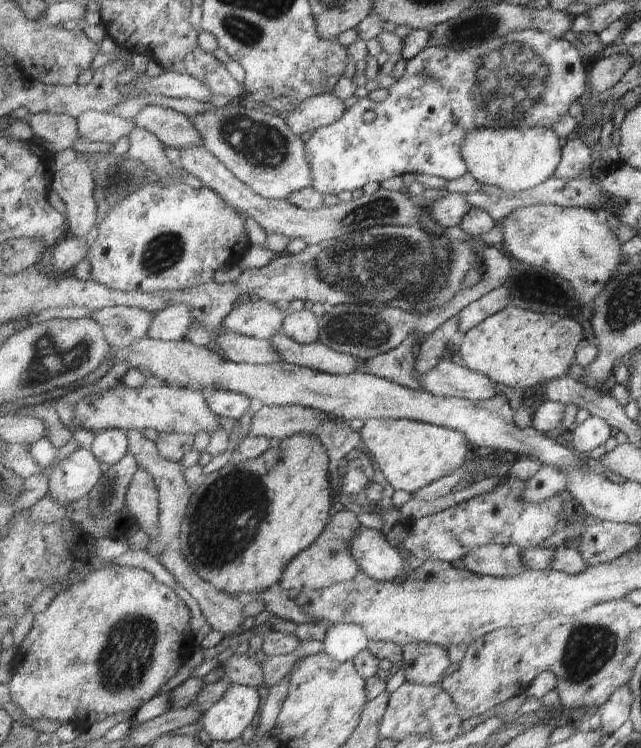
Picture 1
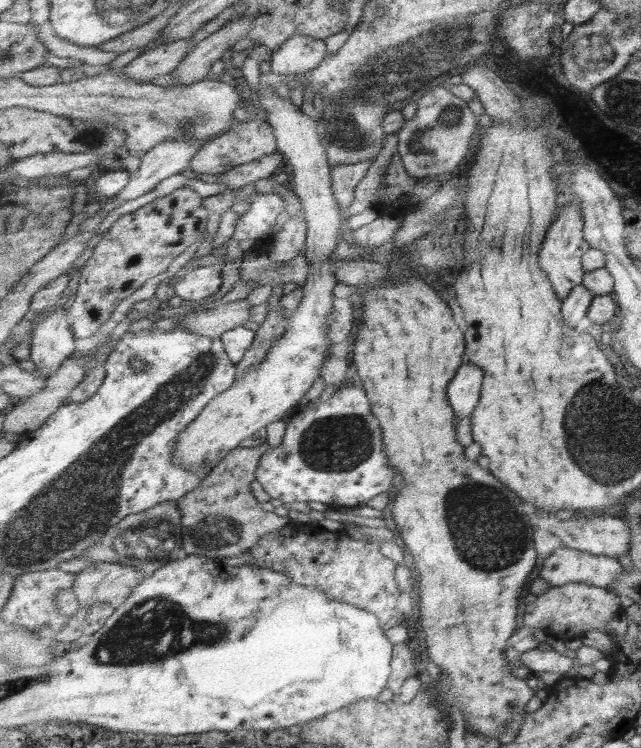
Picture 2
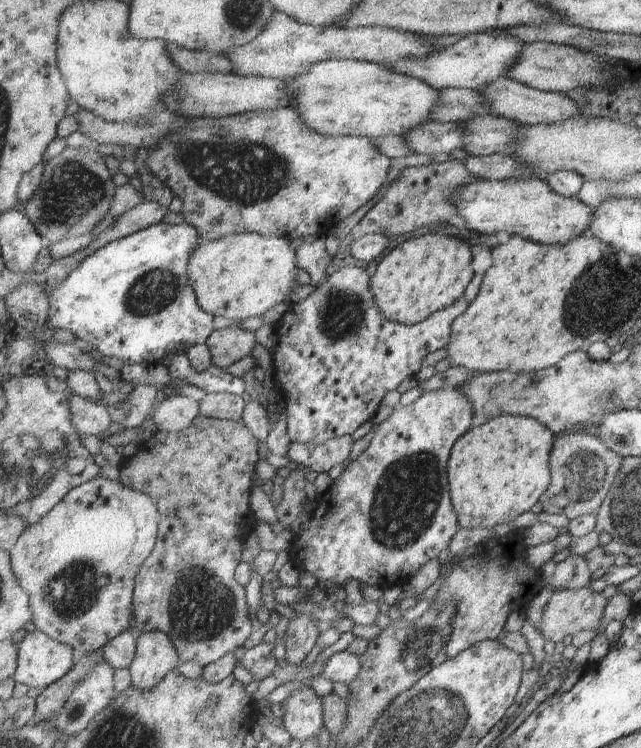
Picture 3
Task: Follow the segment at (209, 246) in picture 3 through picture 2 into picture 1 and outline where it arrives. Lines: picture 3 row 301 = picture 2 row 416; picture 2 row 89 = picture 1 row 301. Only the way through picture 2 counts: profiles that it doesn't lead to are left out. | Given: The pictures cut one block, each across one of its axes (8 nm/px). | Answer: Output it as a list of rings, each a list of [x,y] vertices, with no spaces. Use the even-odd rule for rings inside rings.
[[[242,301],[222,322],[223,328],[261,340],[271,340],[282,333],[286,312],[284,307],[269,301]]]

